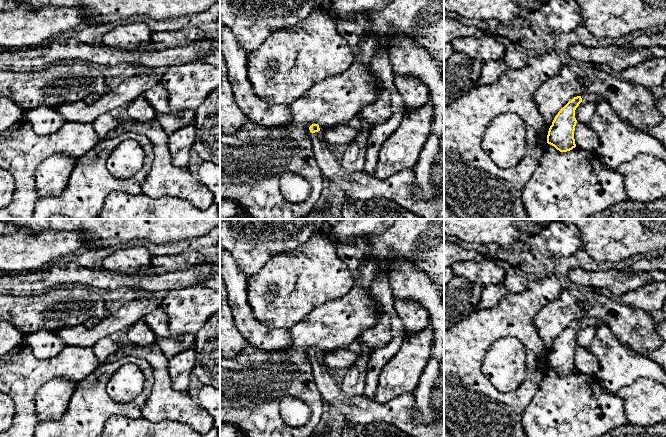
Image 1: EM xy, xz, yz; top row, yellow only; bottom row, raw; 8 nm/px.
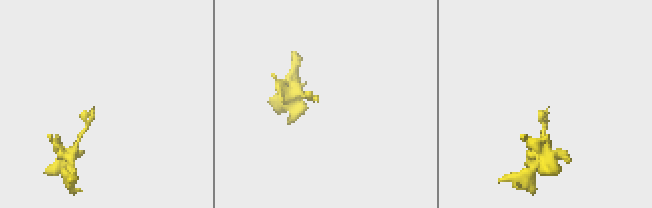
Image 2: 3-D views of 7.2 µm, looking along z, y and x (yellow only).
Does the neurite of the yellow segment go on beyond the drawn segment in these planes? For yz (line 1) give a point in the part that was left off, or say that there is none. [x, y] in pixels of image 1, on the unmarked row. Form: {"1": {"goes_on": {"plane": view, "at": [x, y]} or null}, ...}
{"1": {"goes_on": {"plane": "yz", "at": [596, 322]}}}

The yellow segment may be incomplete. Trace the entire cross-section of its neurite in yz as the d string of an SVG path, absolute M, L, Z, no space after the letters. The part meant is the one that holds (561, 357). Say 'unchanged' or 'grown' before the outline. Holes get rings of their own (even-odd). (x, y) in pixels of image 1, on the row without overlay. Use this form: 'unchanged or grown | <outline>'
grown | M585 318L574 321L555 340L547 359L547 367L560 376L567 376L576 371L574 355L577 344L575 334L581 326L603 326L604 322L598 318Z

